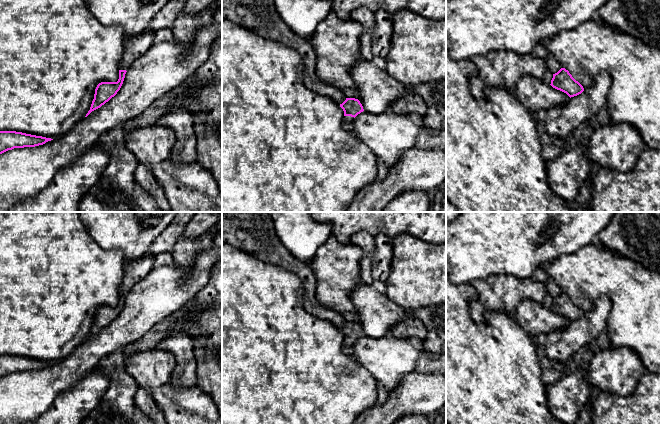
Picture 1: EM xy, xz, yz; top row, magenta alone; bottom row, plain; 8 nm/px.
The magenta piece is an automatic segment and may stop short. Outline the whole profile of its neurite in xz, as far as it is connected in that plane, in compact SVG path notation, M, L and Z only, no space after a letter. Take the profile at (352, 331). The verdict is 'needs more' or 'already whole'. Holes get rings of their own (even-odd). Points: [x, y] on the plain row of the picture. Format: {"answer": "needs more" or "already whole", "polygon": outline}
{"answer": "needs more", "polygon": "M346 322L346 324L340 328L340 331L344 335L343 352L350 356L354 342L364 335L363 330L358 323Z"}

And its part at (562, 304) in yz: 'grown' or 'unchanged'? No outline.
unchanged

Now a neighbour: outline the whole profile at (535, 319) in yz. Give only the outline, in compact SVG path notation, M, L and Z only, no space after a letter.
M533 300L522 301L517 307L514 319L532 339L563 329L570 323L566 317Z

